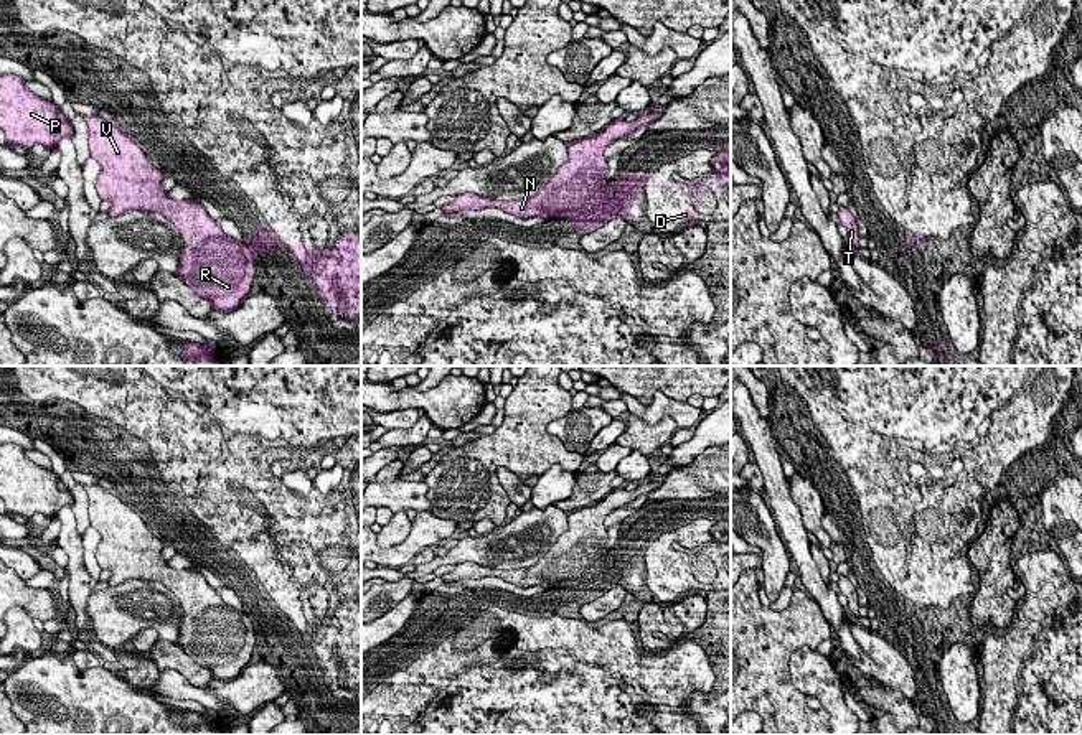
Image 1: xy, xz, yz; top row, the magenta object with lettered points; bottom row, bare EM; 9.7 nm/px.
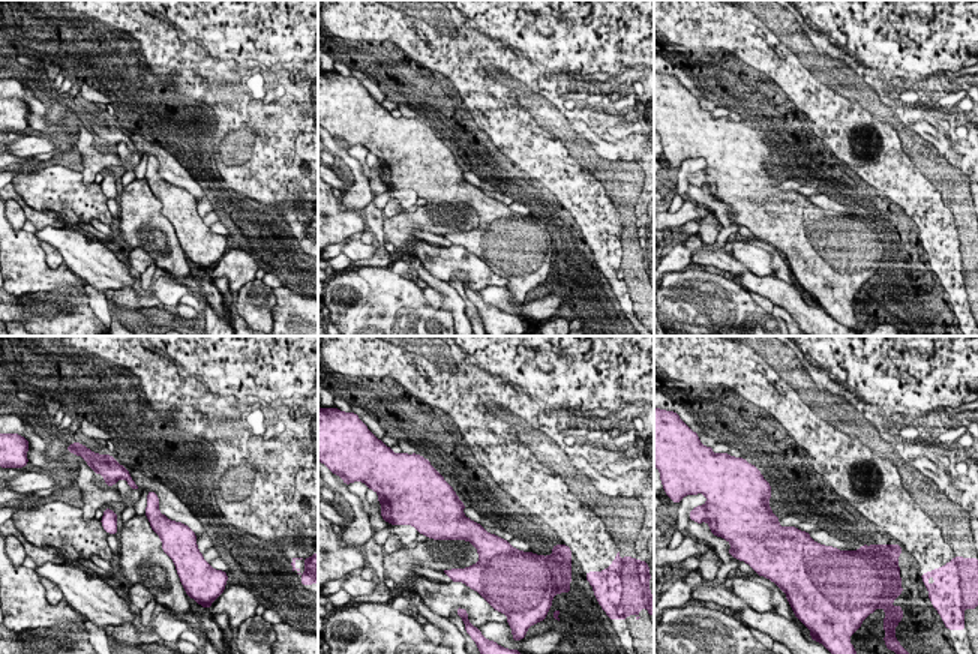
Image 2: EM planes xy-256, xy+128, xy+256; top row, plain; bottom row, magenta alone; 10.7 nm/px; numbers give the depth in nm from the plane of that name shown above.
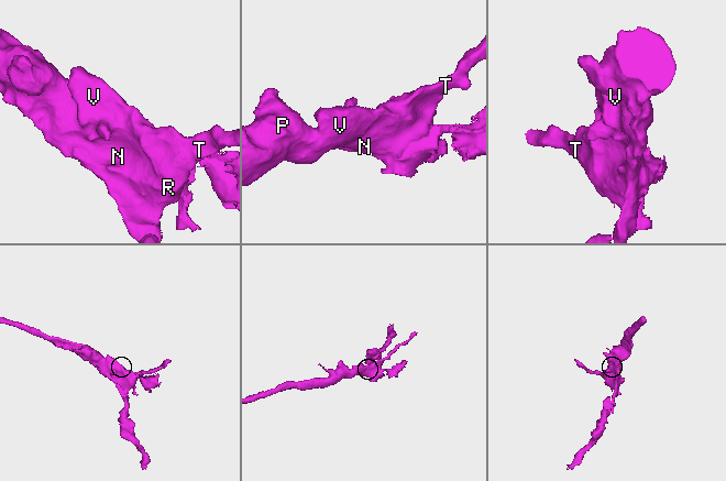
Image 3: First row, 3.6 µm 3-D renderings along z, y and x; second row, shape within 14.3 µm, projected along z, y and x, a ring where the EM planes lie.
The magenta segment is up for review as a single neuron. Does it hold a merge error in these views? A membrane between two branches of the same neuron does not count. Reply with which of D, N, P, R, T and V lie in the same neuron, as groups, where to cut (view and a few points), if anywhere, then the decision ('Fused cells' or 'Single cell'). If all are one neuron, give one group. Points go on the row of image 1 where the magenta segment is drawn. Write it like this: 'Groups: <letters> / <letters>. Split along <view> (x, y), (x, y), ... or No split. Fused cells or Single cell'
Groups: D / N P R T V. Split along xy (266, 226), (277, 244). Fused cells

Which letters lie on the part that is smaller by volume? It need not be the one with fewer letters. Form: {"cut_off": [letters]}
{"cut_off": ["D"]}

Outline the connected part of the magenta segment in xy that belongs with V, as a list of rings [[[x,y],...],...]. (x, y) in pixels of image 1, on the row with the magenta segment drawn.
[[[97,115],[87,122],[89,155],[101,165],[96,180],[99,198],[112,203],[109,218],[127,211],[153,211],[165,216],[183,239],[198,247],[181,247],[176,277],[198,295],[208,298],[214,311],[238,308],[251,292],[254,257],[279,244],[267,231],[266,221],[247,242],[238,242],[223,232],[203,204],[172,199],[162,186],[163,173],[143,155],[140,147],[114,124]]]

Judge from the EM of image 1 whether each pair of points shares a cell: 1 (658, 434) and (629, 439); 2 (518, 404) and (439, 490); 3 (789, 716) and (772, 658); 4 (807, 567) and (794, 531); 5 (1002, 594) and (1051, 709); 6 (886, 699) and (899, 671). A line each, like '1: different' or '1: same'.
1: same
2: same
3: same
4: same
5: different
6: different

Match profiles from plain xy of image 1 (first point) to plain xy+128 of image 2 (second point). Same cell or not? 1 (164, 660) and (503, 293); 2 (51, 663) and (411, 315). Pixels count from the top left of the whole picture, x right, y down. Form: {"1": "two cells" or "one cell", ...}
{"1": "two cells", "2": "one cell"}

